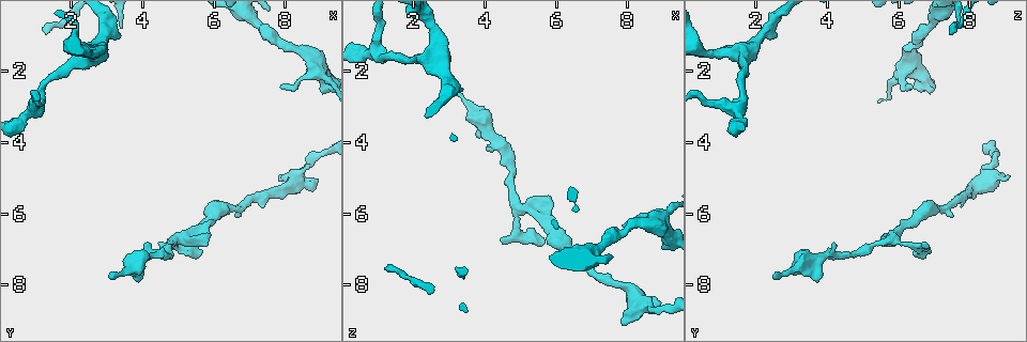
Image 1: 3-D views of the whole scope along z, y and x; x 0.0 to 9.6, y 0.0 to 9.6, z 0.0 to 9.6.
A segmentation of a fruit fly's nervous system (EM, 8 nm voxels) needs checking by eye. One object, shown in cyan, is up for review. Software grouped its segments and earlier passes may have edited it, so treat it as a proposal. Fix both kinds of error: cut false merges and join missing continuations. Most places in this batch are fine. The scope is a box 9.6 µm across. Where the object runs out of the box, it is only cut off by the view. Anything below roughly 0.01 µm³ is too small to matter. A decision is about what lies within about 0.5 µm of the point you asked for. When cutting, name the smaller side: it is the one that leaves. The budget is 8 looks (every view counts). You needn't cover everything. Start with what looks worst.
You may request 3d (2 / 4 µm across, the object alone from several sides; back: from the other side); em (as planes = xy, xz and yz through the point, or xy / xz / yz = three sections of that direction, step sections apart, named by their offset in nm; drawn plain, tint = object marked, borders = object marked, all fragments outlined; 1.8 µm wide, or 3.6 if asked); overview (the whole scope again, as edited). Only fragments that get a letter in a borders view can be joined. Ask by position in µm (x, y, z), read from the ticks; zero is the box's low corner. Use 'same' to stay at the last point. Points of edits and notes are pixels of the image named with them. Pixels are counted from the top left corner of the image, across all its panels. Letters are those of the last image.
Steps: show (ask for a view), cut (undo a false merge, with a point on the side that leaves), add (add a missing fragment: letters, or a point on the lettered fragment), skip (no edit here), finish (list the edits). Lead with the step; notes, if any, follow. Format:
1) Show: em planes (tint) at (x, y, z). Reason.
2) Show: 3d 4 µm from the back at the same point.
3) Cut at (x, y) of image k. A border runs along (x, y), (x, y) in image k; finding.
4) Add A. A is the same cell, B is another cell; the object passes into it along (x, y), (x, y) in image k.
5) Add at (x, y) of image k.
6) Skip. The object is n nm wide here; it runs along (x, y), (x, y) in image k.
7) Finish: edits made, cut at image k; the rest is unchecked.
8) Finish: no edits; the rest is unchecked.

Show: 3d 4 µm at (7.85, 2.45, 6.40). Thin end.

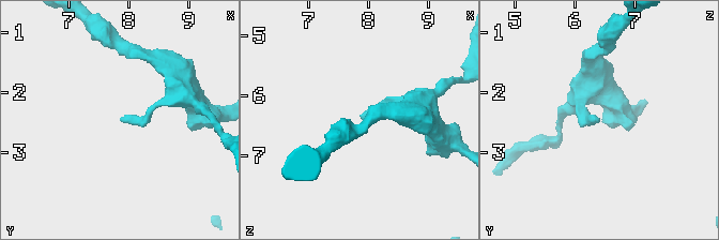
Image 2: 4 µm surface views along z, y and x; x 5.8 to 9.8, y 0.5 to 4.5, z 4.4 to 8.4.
Show: em 3.6 µm planes (borders) at (7.95, 2.40, 6.45). Now the EM.

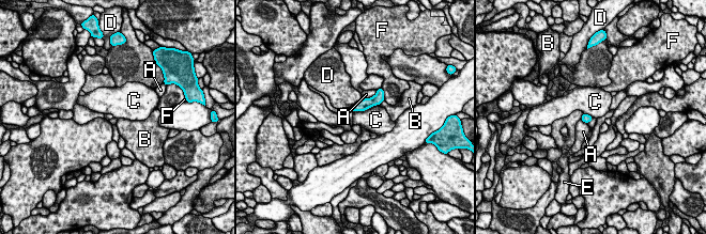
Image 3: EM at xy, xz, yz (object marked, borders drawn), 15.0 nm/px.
Skip. A, B, C, D, E and F are other cells; a border runs along (379, 104), (364, 110), (353, 111) in image 3; no lettered fragment goes on from it.

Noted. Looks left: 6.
Show: 3d 4 µm at (4.90, 6.75, 5.80). A fork.

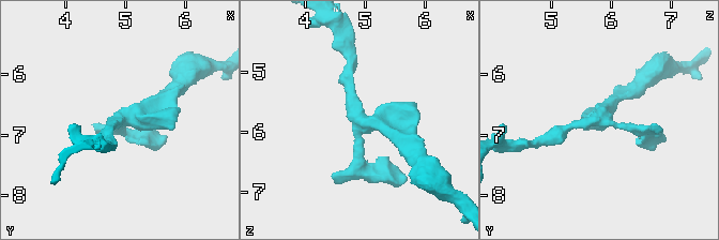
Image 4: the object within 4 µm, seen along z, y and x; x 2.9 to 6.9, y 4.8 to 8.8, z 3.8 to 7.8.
Show: em planes (plain) at (5.00, 6.70, 5.85). Now the EM.

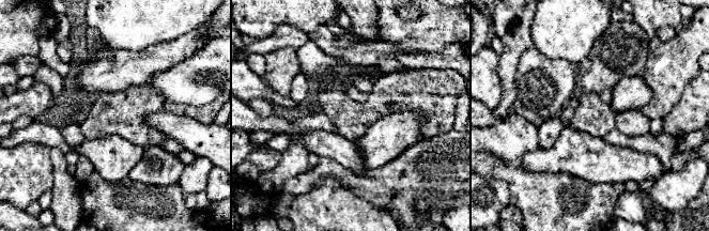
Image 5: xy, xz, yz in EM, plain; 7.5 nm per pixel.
Show: em planes (borders) at the same point.

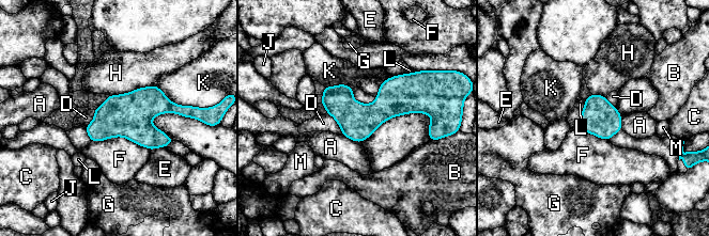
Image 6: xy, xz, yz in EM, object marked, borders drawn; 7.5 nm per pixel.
Skip. A, B, C, D, E, F, G, H, J, K, L and M are other cells; a border runs along (92, 140), (125, 137), (151, 150) in image 6; all the same neuron.

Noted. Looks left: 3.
Show: 3d 4 µm at (8.85, 5.05, 8.50). An open end.

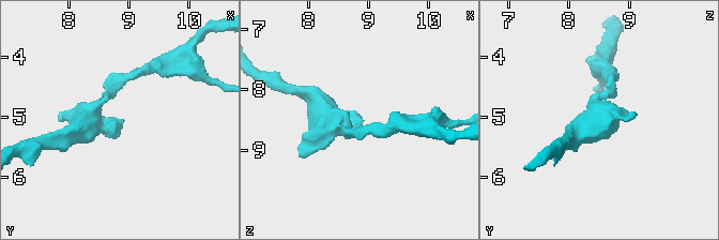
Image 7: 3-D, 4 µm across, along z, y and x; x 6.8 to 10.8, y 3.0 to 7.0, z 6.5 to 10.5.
Show: em planes (borders) at (8.90, 5.05, 8.50). Shape alone is not enough.

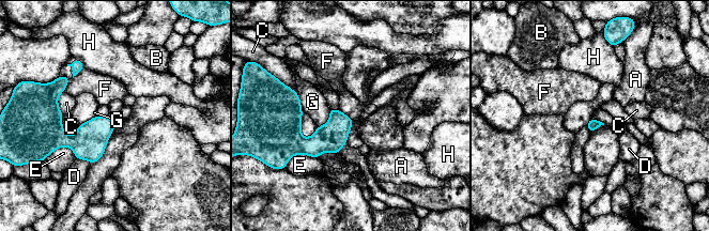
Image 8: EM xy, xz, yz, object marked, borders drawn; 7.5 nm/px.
Skip. A, B, C, D, E, F, G and H are other cells; a border runs along (328, 106), (328, 120), (318, 126) in image 8; none of them fits.

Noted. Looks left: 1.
Finish: no edits; the rest is unchecked.

